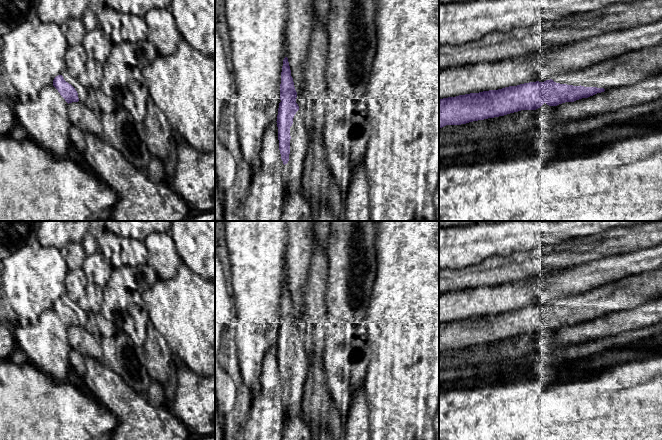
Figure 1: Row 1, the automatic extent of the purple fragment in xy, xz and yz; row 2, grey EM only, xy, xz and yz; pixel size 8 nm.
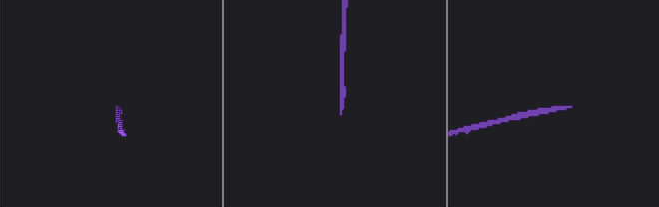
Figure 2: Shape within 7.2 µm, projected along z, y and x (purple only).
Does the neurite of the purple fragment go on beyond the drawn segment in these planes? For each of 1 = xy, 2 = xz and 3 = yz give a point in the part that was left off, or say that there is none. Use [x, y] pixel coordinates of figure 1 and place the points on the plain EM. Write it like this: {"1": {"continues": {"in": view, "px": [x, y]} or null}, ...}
{"1": {"continues": {"in": "xy", "px": [81, 314]}}, "2": {"continues": {"in": "xz", "px": [292, 395]}}, "3": {"continues": {"in": "yz", "px": [629, 292]}}}

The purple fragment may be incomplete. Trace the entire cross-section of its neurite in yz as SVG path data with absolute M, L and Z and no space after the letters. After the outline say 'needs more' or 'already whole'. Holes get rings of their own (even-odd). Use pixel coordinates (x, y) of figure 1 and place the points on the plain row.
M662 267L624 277L544 306L443 322L439 324L439 353L521 334L536 334L544 327L557 330L574 326L605 314L635 308L661 296Z; needs more

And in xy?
M67 297L56 300L53 304L53 310L68 328L78 325L85 326L87 322L87 313Z; needs more

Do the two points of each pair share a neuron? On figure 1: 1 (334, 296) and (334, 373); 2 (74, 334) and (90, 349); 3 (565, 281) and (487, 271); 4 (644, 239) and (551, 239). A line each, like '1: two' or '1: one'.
1: one
2: one
3: two
4: two

